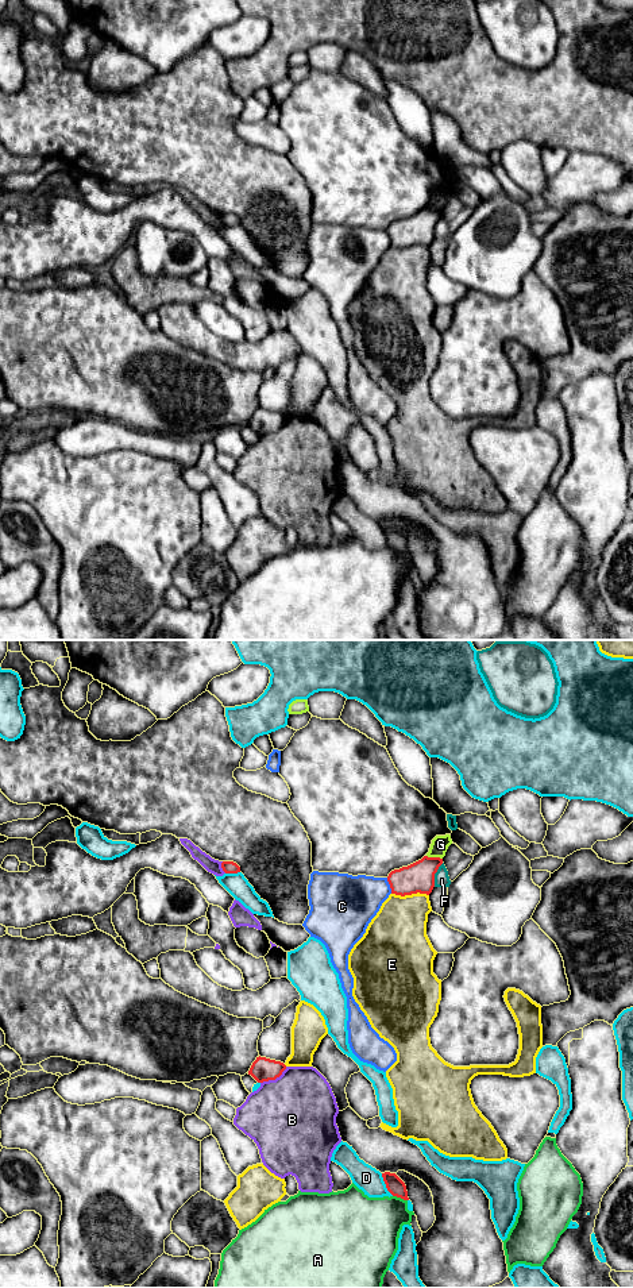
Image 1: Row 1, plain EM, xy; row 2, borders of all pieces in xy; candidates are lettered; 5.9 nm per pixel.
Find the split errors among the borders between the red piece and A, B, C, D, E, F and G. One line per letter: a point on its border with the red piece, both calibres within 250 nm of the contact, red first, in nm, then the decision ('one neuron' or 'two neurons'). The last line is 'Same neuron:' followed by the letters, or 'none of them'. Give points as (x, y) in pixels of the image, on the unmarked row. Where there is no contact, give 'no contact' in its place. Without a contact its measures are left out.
A: xy (400, 548) | 100/360 nm | two neurons
B: xy (274, 431) | 140/500 nm | two neurons
C: xy (390, 238) | 180/300 nm | two neurons
D: xy (385, 535) | 100/150 nm | two neurons
E: xy (410, 246) | 180/340 nm | two neurons
F: xy (433, 227) | 180/90 nm | two neurons
G: xy (435, 209) | 180/100 nm | two neurons
Same neuron: none of them

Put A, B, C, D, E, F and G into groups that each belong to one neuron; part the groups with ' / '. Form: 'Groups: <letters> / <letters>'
Groups: A / B / C / D / E / F / G

